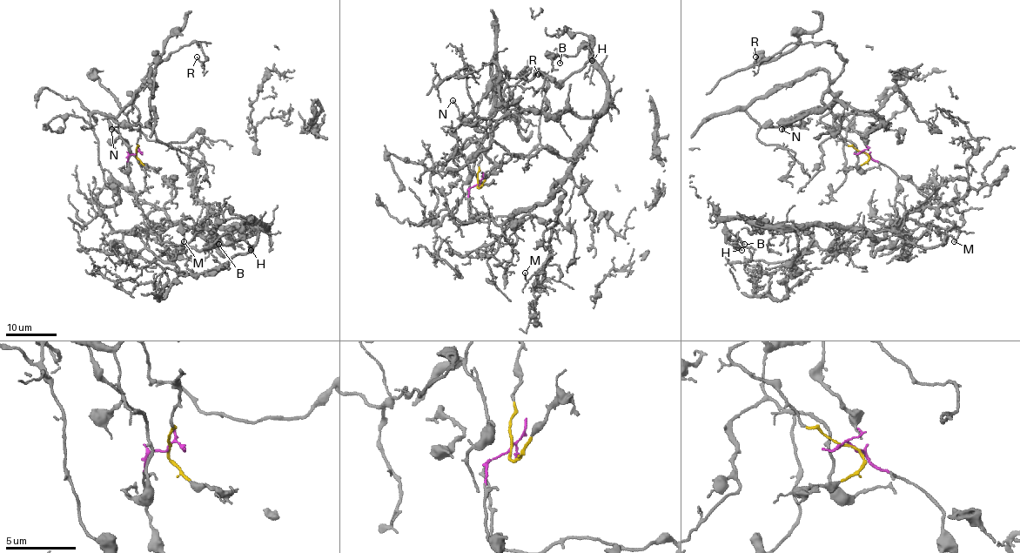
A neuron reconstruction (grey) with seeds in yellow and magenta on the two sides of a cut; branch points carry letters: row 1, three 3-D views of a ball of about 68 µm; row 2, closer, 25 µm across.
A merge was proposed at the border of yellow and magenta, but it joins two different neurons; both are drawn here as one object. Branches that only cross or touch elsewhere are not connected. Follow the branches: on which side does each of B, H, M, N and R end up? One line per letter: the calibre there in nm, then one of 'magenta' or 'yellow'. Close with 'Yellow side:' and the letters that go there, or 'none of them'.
B: 140 nm thick; magenta
H: 110 nm thick; magenta
M: 100 nm thick; magenta
N: 110 nm thick; yellow
R: 110 nm thick; yellow
Yellow side: N, R

